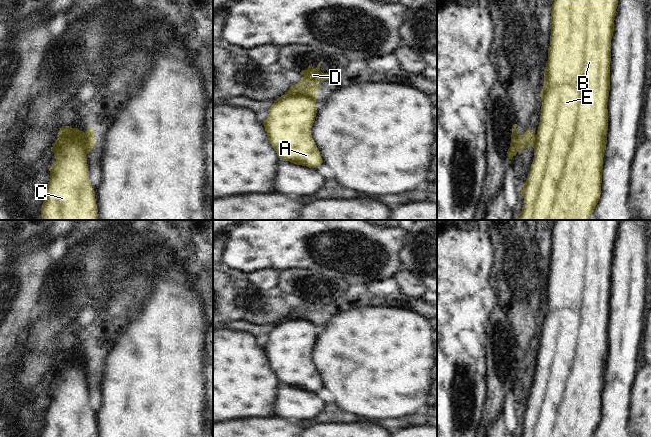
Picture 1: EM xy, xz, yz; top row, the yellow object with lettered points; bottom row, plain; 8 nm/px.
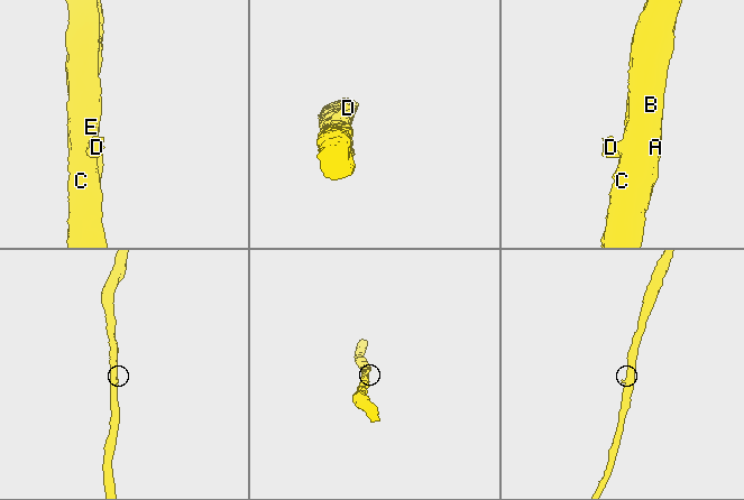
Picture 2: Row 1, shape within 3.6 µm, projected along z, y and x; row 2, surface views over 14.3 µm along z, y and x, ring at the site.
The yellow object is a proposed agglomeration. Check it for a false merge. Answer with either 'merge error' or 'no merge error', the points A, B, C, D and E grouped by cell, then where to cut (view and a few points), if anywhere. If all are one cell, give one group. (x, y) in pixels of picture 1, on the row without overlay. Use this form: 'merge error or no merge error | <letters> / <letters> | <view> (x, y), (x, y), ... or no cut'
merge error | A B C E / D | xz (283, 319), (307, 319), (314, 323)

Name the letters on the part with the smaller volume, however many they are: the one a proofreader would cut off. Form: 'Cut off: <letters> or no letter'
Cut off: D

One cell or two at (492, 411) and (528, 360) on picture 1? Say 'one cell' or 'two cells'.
one cell

